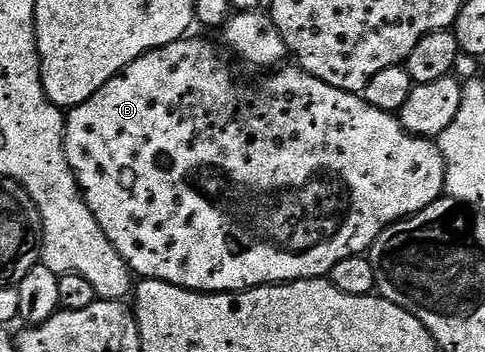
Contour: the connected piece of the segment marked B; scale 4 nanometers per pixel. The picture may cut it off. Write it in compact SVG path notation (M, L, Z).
M186 36L178 42L147 52L122 74L107 80L107 84L103 84L91 100L72 107L65 114L67 162L71 164L81 195L87 208L91 208L99 228L103 228L107 240L111 240L115 252L123 256L138 279L159 280L172 286L182 286L185 290L199 290L202 294L231 294L254 290L256 286L325 278L339 260L365 254L379 232L417 214L445 194L445 161L436 141L409 134L401 127L400 117L388 110L375 108L360 94L348 94L339 88L331 88L331 84L323 84L323 80L311 76L296 64L282 65L266 73L269 74L266 78L244 82L233 75L228 62L230 59L217 51L215 43L193 37Z

